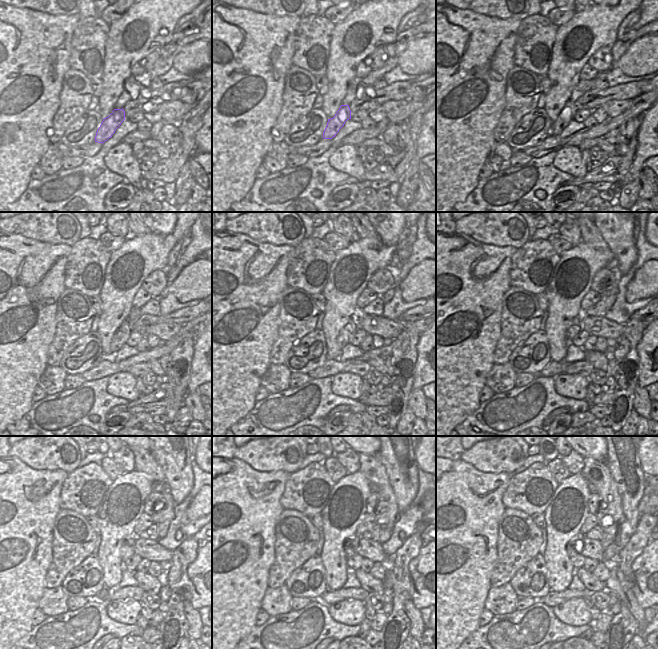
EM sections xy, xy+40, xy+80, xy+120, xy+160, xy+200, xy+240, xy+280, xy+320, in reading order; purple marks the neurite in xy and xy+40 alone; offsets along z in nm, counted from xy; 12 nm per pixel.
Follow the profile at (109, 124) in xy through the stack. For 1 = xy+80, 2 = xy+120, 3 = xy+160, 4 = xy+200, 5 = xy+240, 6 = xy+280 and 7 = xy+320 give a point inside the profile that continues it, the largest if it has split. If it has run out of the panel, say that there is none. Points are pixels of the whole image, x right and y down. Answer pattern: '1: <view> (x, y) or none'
1: xy+80 (567, 114)
2: xy+120 (121, 335)
3: xy+160 (347, 332)
4: xy+200 (576, 326)
5: xy+240 (127, 550)
6: xy+280 (351, 543)
7: xy+320 (572, 552)

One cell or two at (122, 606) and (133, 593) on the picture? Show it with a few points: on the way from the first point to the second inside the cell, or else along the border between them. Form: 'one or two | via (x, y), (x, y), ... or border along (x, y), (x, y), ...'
two | border along (107, 600), (135, 599), (139, 602)

